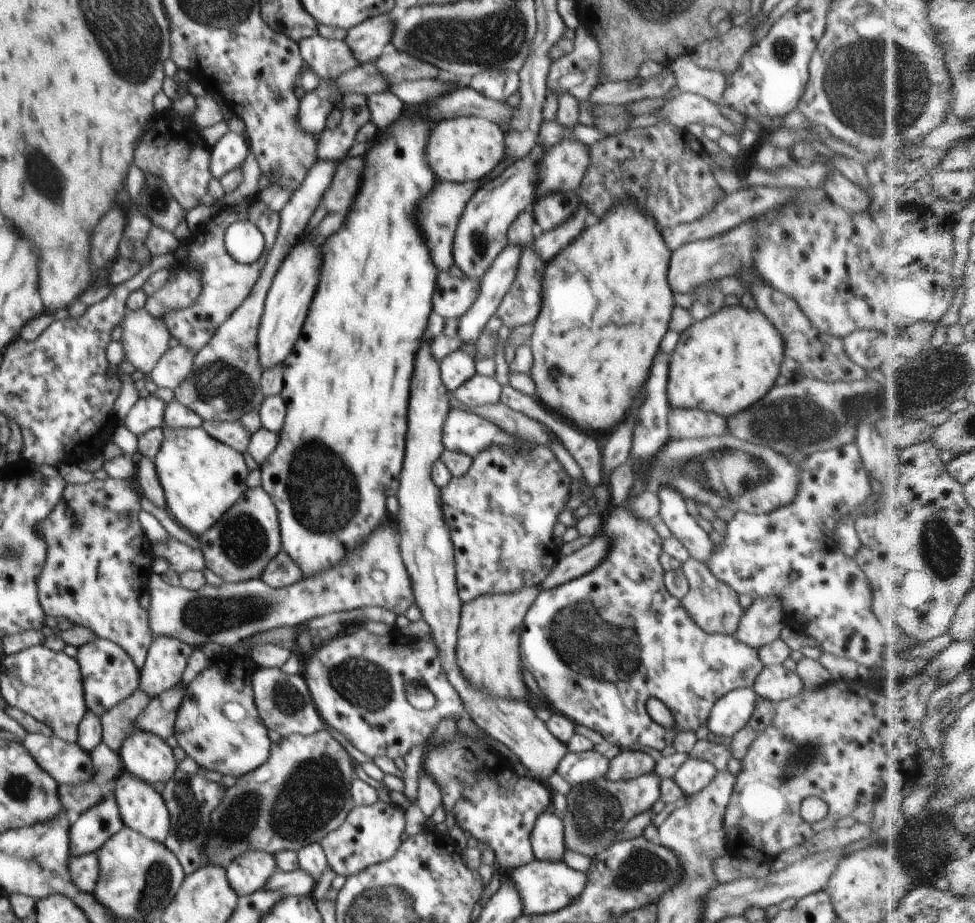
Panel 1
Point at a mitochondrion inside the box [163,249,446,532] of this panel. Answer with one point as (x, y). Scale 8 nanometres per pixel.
(229, 389)

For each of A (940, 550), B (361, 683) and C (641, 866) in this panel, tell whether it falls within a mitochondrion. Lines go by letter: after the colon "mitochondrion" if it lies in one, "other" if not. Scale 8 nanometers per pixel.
A: mitochondrion
B: mitochondrion
C: mitochondrion

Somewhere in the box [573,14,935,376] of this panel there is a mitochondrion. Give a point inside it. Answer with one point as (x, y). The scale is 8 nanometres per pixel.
(859, 84)

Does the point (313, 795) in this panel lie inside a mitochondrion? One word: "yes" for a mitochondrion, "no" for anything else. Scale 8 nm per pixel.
yes

